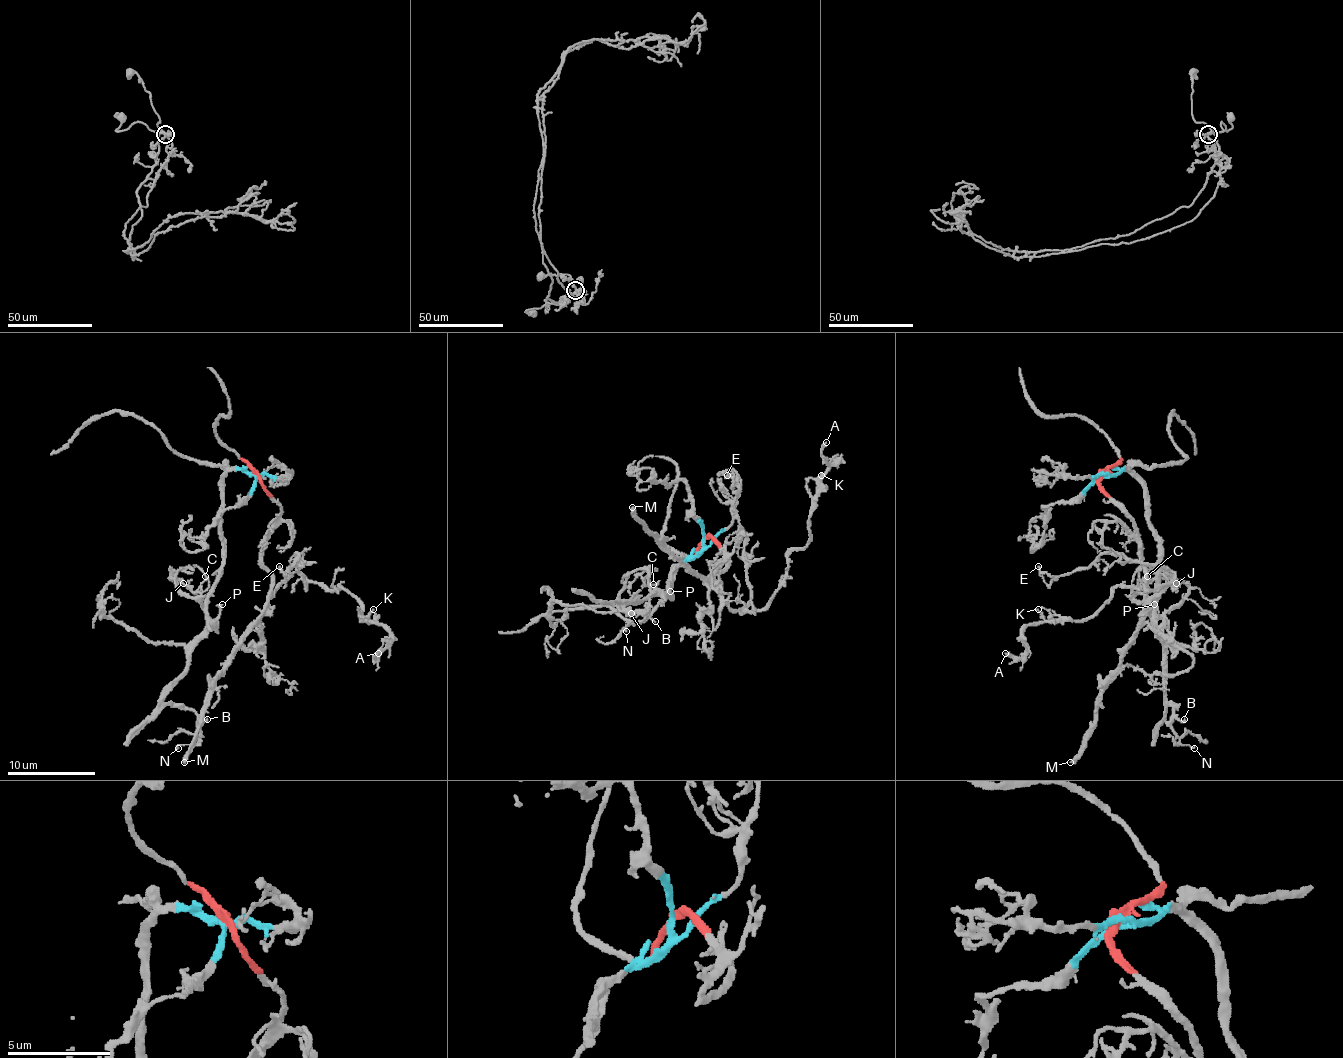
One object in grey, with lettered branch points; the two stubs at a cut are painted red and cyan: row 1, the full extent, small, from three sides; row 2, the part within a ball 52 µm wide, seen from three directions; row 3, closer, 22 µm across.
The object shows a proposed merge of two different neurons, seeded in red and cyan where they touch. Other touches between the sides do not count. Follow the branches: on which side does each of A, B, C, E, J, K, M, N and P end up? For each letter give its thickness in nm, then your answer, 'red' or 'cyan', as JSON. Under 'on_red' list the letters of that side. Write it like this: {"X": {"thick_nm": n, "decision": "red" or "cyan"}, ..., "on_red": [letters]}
{"A": {"thick_nm": 280, "decision": "red"}, "B": {"thick_nm": 160, "decision": "cyan"}, "C": {"thick_nm": 150, "decision": "cyan"}, "E": {"thick_nm": 180, "decision": "red"}, "J": {"thick_nm": 180, "decision": "cyan"}, "K": {"thick_nm": 150, "decision": "red"}, "M": {"thick_nm": 320, "decision": "red"}, "N": {"thick_nm": 150, "decision": "cyan"}, "P": {"thick_nm": 240, "decision": "cyan"}, "on_red": ["A", "E", "K", "M"]}

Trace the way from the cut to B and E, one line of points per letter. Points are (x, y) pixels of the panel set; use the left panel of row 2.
B: (254, 474), (232, 469), (223, 478), (223, 573), (208, 599), (205, 635), (188, 670), (163, 698), (208, 718)
E: (256, 474), (280, 507), (263, 551), (269, 597), (302, 564), (296, 553), (289, 575), (278, 566)

